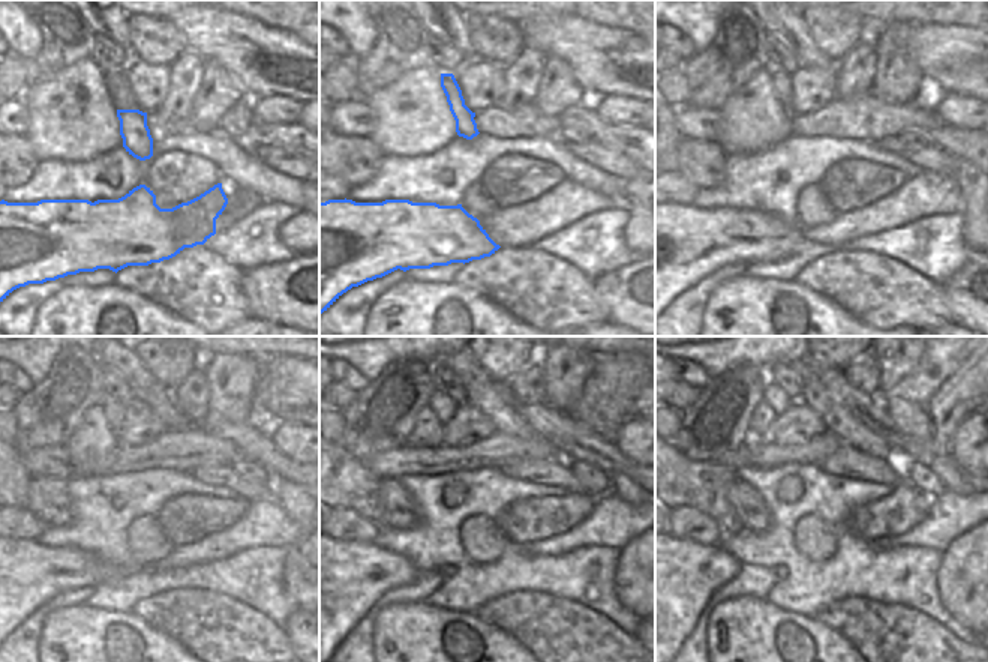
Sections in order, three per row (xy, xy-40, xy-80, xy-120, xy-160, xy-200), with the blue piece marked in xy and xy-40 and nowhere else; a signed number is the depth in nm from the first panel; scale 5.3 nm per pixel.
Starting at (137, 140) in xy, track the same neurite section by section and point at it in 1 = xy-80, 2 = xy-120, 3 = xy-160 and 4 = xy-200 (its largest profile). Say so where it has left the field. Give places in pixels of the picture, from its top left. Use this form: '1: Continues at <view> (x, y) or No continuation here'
1: Continues at xy-80 (781, 80)
2: Continues at xy-120 (113, 410)
3: Continues at xy-160 (444, 406)
4: Continues at xy-200 (775, 398)

